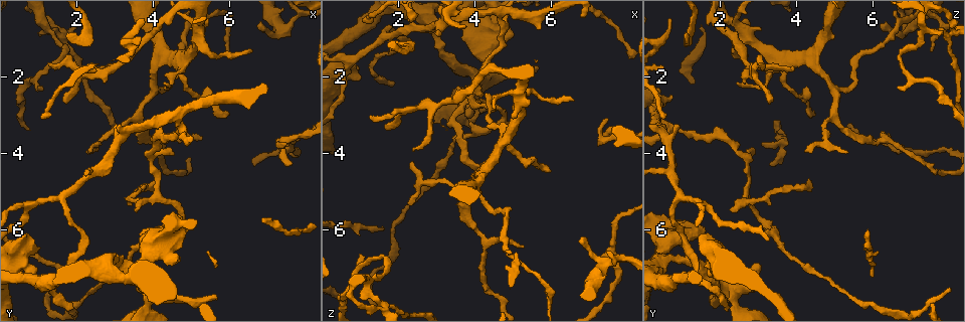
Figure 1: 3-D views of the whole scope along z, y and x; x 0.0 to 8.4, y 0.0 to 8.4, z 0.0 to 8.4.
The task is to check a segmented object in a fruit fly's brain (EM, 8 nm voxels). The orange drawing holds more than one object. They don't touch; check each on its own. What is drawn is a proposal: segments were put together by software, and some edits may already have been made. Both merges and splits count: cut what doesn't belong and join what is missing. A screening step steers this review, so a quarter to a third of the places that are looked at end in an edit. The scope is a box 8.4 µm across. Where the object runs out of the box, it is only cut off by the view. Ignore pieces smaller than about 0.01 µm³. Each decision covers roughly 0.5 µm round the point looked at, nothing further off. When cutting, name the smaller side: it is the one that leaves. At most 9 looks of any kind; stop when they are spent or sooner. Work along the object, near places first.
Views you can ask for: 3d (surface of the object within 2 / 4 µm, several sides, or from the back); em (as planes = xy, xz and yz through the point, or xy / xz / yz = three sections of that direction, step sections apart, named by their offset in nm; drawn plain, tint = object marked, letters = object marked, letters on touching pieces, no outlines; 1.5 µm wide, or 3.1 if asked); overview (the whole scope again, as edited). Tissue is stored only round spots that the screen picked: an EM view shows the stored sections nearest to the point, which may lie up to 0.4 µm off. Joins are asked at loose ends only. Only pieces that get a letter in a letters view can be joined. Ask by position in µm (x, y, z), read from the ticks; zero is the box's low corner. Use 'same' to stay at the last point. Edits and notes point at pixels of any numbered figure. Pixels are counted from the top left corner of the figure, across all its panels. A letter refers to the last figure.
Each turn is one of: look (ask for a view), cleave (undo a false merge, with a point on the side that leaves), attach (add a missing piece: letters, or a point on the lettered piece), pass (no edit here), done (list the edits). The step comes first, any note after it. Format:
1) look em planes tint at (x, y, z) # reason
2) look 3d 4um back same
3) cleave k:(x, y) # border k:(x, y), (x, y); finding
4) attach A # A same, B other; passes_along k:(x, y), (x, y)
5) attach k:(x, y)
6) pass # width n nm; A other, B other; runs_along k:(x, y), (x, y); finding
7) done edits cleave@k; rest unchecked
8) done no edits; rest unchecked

look 3d 2um at (6.75, 0.60, 6.25) # tapers out

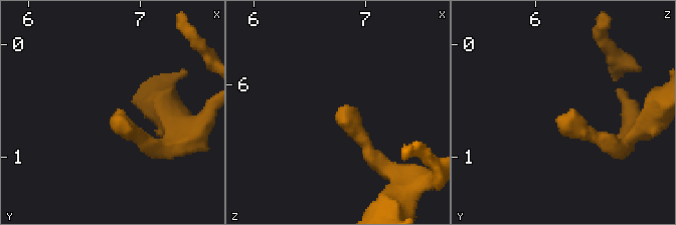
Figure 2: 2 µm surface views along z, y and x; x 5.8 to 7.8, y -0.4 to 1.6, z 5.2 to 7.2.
look em yz step 8 tint at (6.78, 0.60, 6.28) # now the EM

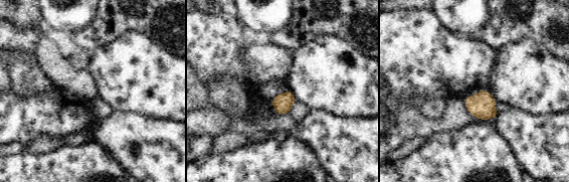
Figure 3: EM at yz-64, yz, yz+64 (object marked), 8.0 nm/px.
look em planes letters same

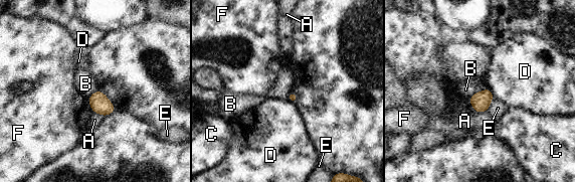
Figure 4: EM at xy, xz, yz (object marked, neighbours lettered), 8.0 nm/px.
pass # A other, B other, C other, D other, E other, F other; no lettered piece goes on from it

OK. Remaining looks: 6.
look 3d 4um at (4.85, 3.45, 0.55) # abrupt turn

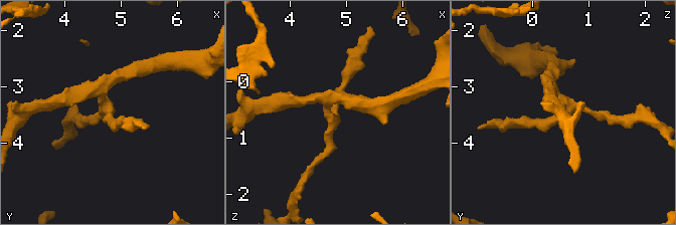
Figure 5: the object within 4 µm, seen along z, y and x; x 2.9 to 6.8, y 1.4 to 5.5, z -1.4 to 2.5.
look em planes plain at (4.80, 3.45, 0.60) # now the EM

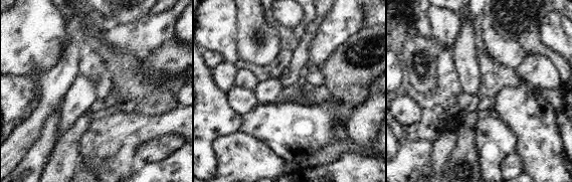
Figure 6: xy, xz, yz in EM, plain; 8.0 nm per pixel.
look em planes letters same # what lies round it

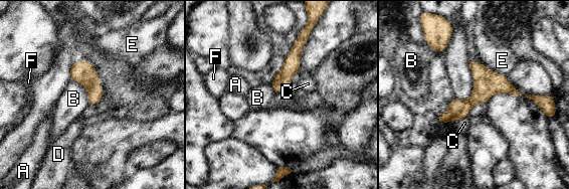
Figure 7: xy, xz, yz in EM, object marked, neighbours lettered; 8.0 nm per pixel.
pass # width 70 nm; A other, B other, C other, D other, E other, F other; runs_along 7:(516, 92), (487, 87), (439, 119); all the same neuron

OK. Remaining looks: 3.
look em planes letters at (5.70, 7.75, 1.80) # branch stops here

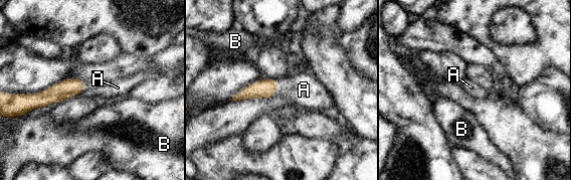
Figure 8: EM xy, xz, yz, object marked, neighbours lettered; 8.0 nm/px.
attach A # A same, B other; passes_along 8:(264, 88), (277, 88), (304, 90); the neuron continues

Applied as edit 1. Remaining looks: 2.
look em planes tint at (3.50, 5.50, 2.30) # free end

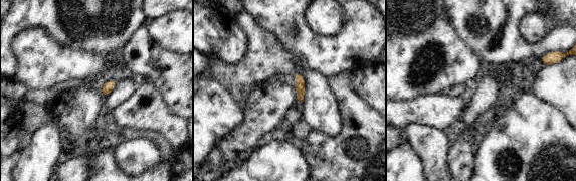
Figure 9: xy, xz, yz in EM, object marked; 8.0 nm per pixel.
look em planes letters same # what lies round it

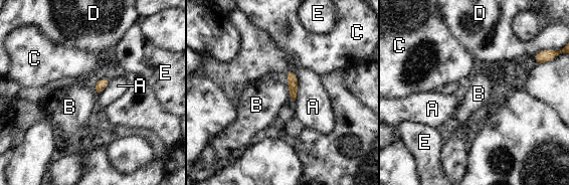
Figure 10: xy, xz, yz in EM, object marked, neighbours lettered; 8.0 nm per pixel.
pass # A other, B other, C other, D other, E other; border 10:(288, 69), (298, 80), (295, 100); no lettered piece goes on from it

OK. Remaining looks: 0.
done edits attach@8; rest unchecked

